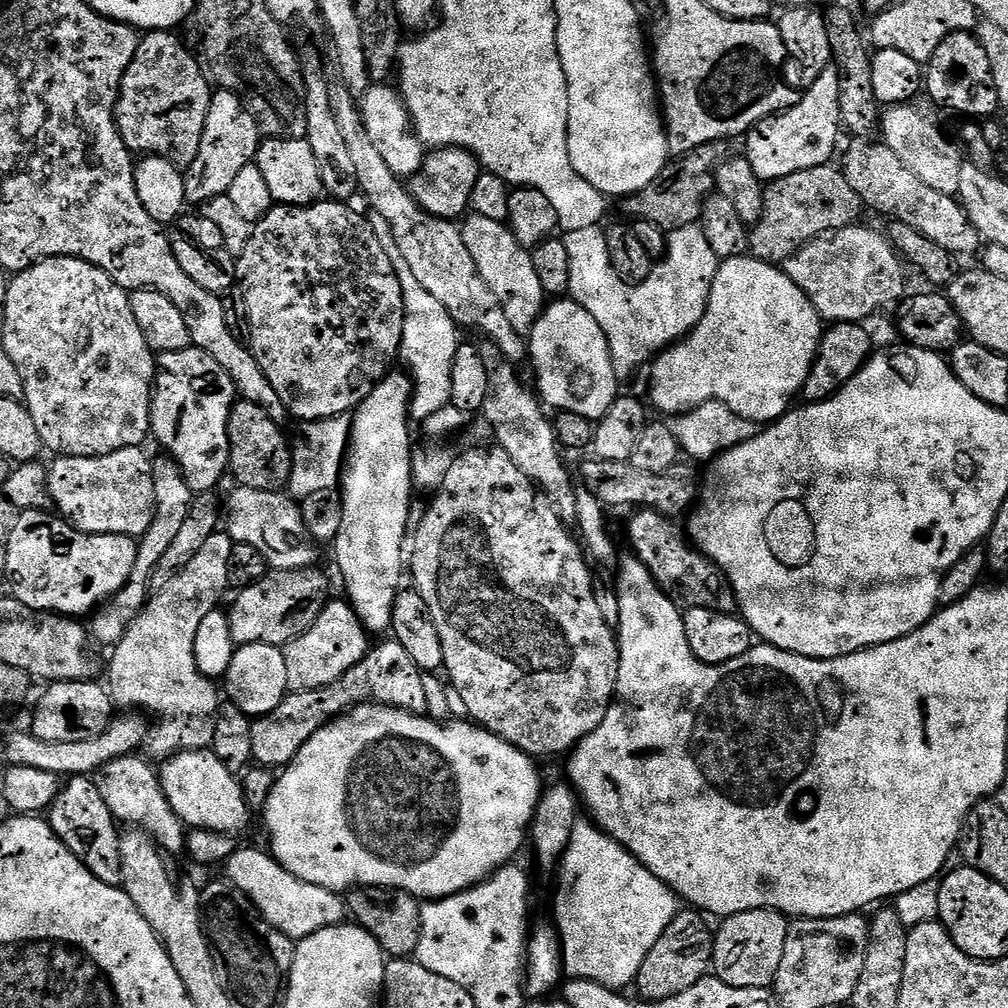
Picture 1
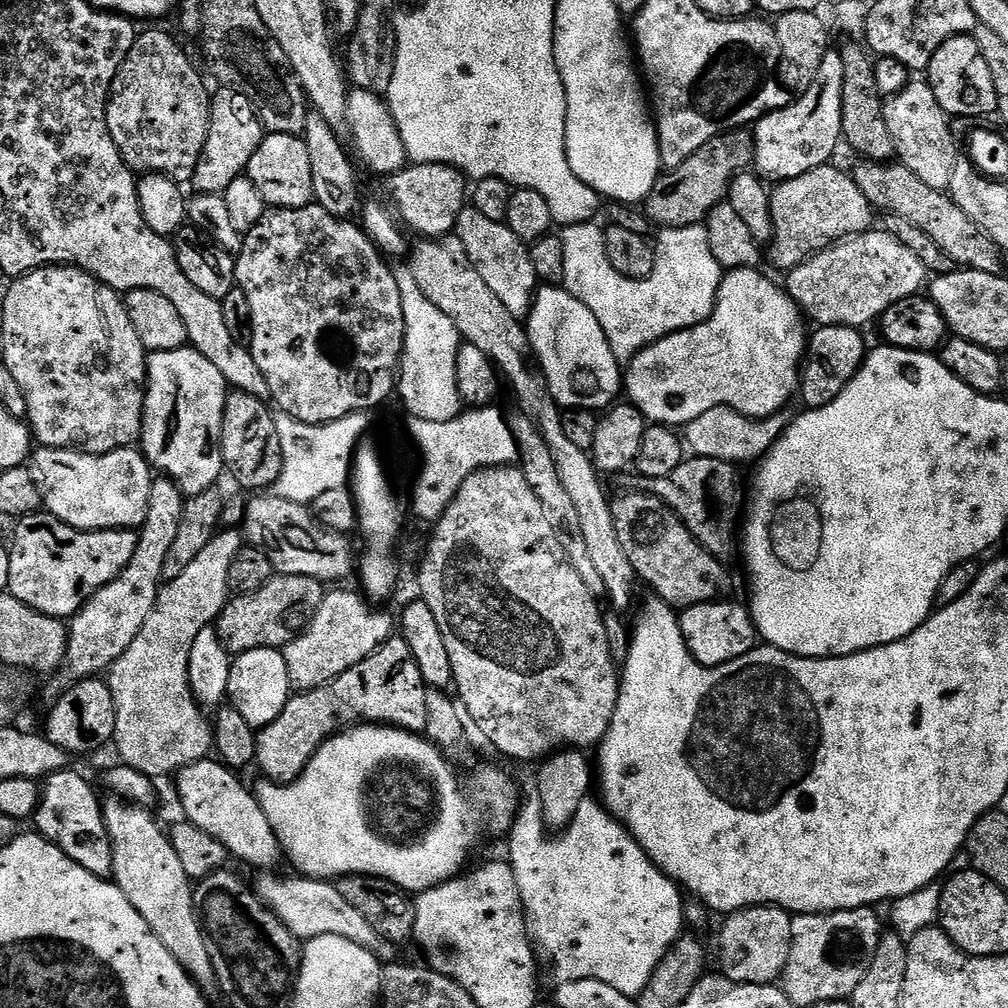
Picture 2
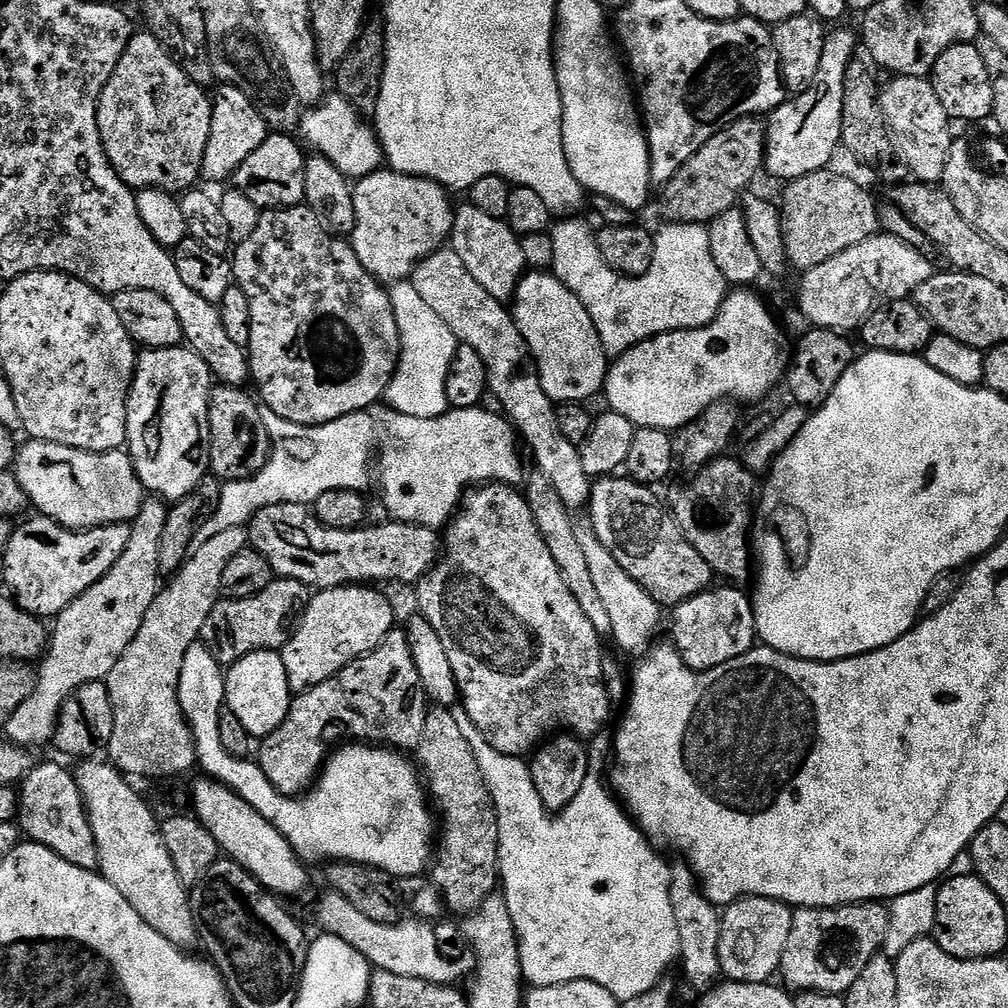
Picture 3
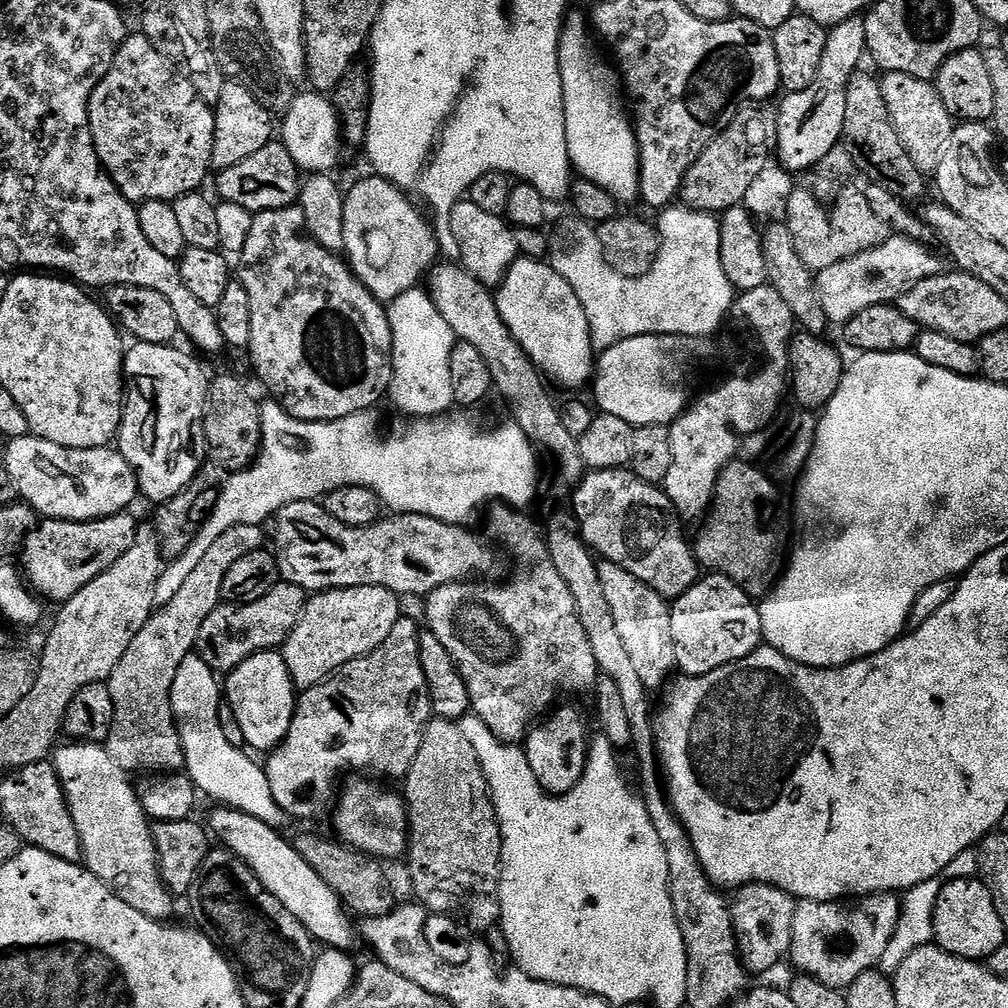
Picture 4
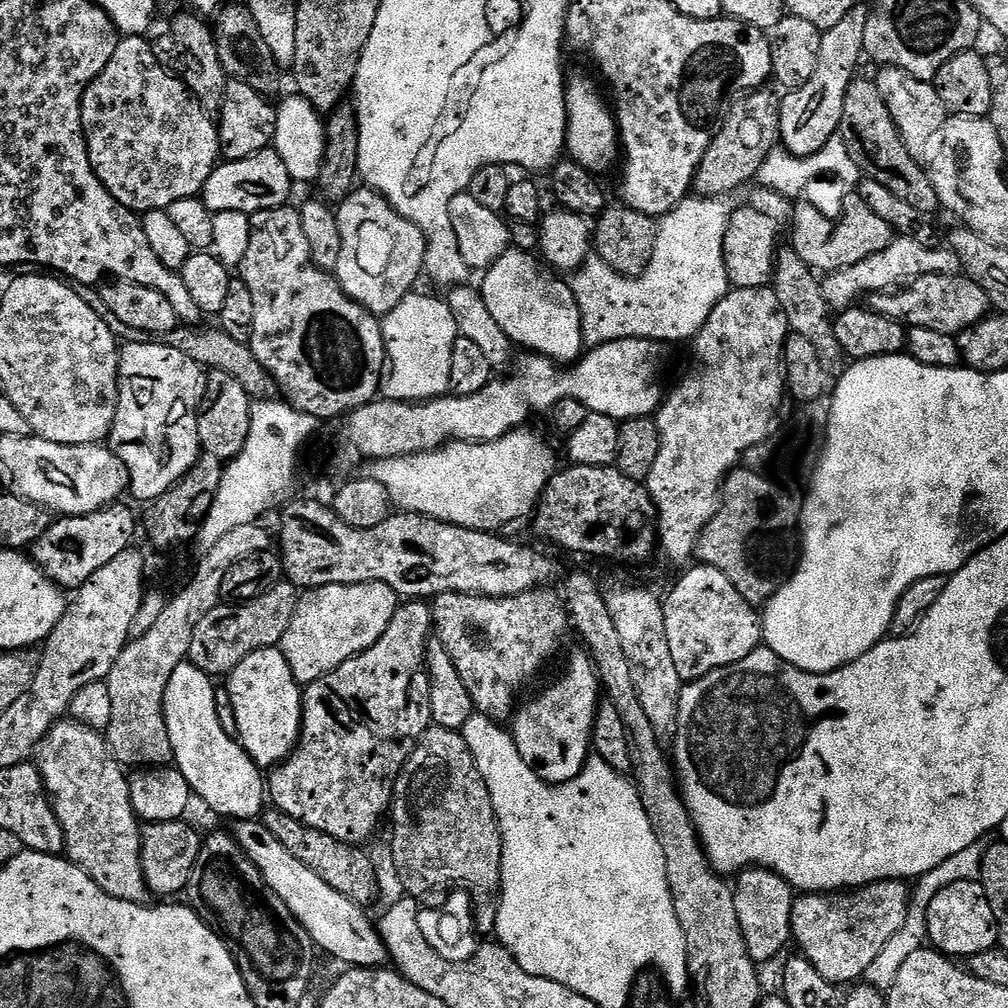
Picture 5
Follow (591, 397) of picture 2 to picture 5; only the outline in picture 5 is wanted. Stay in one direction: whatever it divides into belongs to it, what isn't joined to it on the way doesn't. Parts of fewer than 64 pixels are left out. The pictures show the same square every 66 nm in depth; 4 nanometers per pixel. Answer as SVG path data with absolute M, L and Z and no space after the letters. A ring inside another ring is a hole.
M513 246L487 265L484 274L484 281L478 284L480 297L490 312L490 318L502 326L513 345L520 347L521 344L529 348L529 353L547 356L564 366L580 359L586 345L580 311L567 279L541 263L531 251L520 251Z

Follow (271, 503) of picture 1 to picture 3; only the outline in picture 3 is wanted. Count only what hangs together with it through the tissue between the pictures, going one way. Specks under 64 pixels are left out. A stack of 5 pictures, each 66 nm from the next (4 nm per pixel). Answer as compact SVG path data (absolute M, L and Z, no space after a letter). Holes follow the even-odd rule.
M279 504L278 506L266 506L266 510L258 510L258 514L252 519L250 525L250 544L257 552L260 552L266 558L266 562L270 562L273 573L277 577L285 580L297 580L303 584L307 584L309 589L323 590L325 588L343 588L345 586L360 586L365 582L376 582L372 580L397 580L400 584L412 584L424 579L435 567L436 561L442 555L442 536L437 529L427 528L426 526L418 526L417 524L401 524L399 522L387 522L388 524L380 524L377 528L368 528L369 526L361 526L351 528L350 530L334 530L330 526L323 524L317 518L315 511L311 507L302 504Z

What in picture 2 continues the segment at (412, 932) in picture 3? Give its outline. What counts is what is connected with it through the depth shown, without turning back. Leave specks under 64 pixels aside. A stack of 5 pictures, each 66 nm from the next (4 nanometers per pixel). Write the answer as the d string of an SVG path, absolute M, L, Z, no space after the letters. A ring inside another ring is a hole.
M260 874L254 880L254 891L268 909L281 920L301 942L307 942L314 938L323 936L337 936L338 938L350 938L350 942L358 942L366 950L370 950L376 955L376 959L381 962L392 962L397 959L397 945L391 944L342 894L337 890L335 883L327 880L313 880L299 874L291 874L283 880L276 874Z

